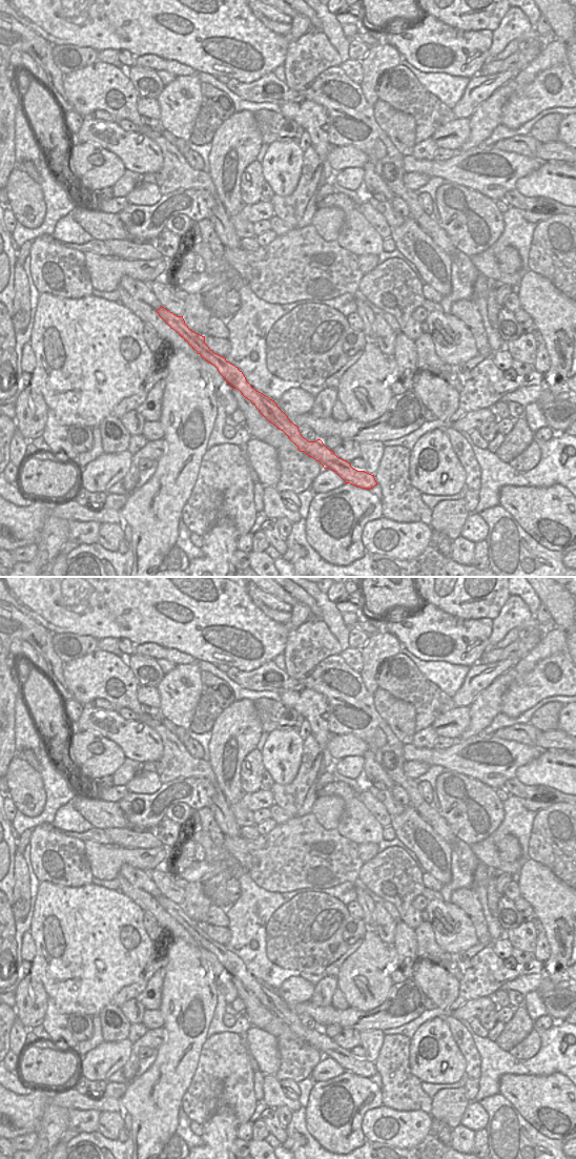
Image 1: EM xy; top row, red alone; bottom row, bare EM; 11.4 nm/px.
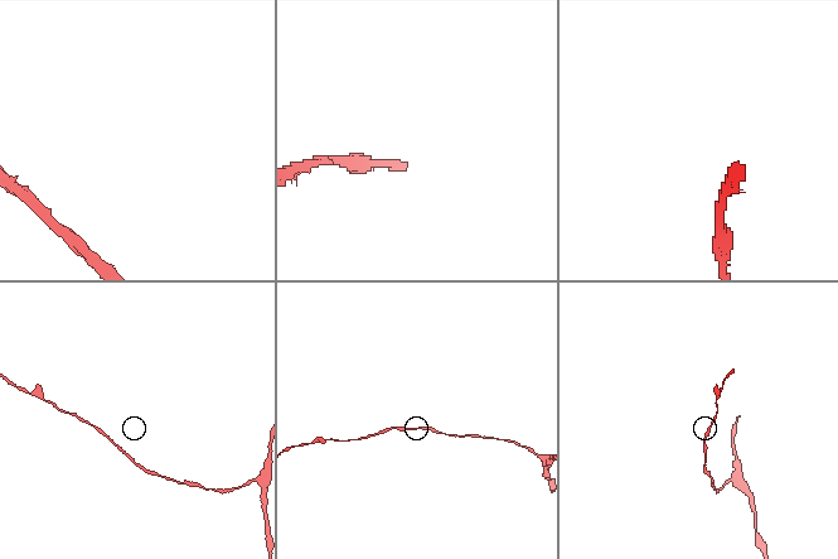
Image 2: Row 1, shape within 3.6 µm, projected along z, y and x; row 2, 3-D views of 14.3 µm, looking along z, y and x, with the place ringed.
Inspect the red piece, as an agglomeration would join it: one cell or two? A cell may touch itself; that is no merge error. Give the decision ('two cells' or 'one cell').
one cell

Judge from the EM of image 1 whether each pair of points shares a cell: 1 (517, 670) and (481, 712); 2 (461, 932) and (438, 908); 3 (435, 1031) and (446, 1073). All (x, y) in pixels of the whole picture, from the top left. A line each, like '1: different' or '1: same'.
1: same
2: same
3: same

